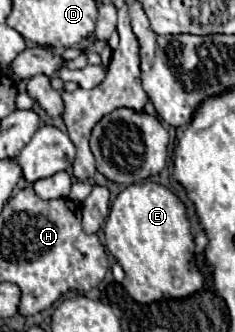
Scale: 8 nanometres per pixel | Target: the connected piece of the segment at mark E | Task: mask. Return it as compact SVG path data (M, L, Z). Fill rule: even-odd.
M151 181L129 185L113 201L109 219L105 223L105 243L107 249L117 257L119 265L125 269L123 287L135 301L153 303L159 299L181 299L197 293L203 287L203 273L191 263L195 253L195 239L191 231L191 221L185 213L187 207L171 189Z

